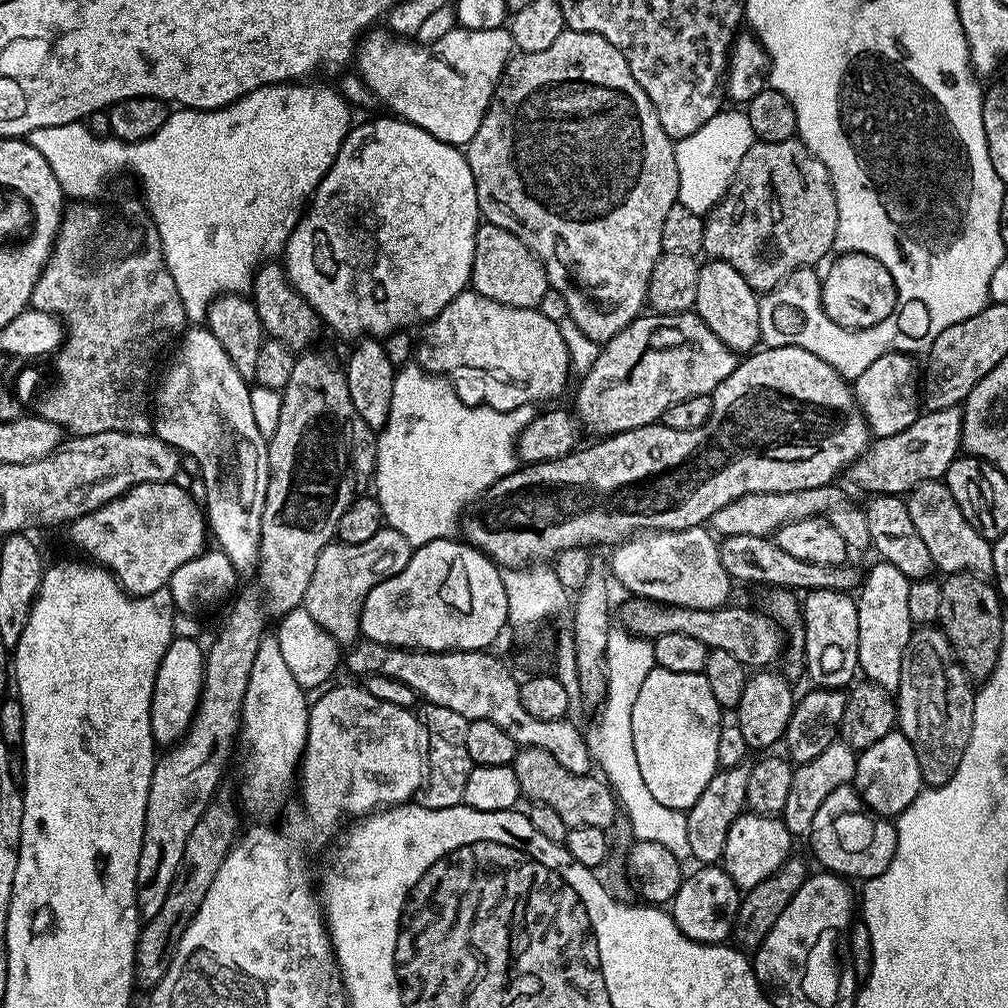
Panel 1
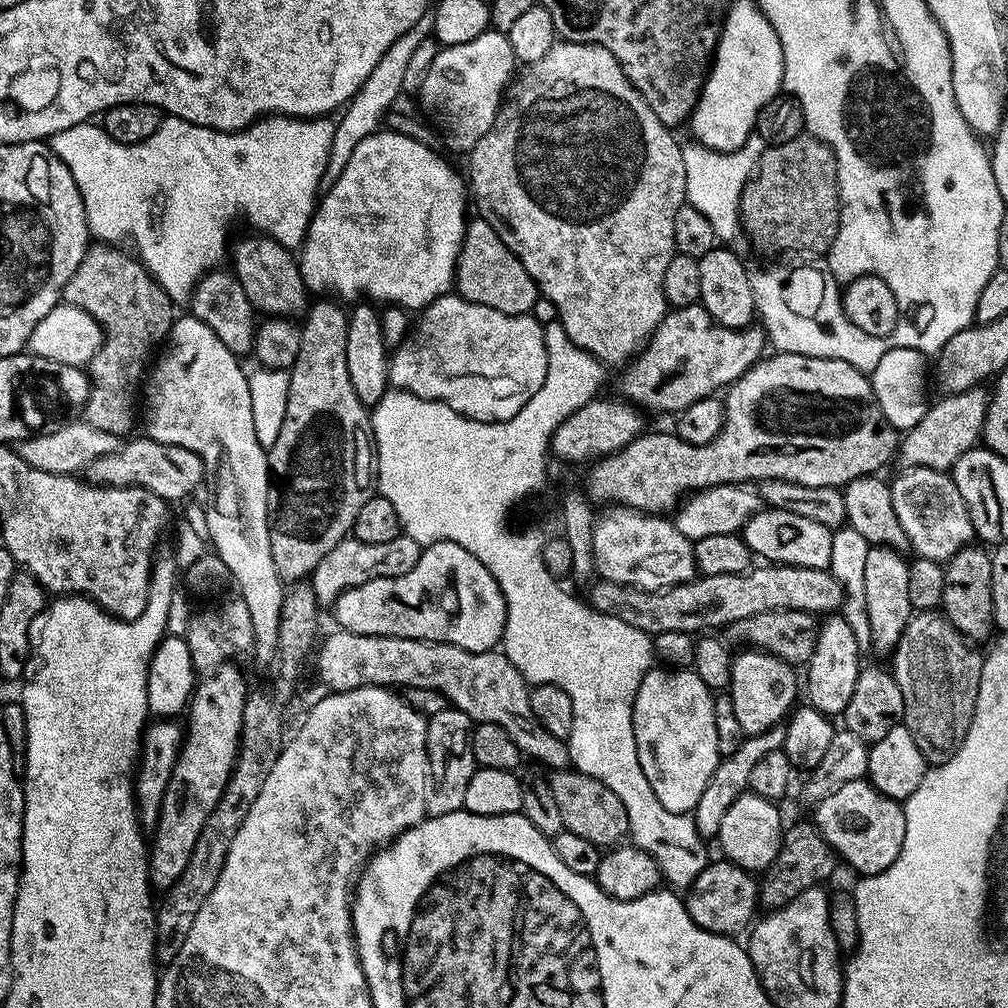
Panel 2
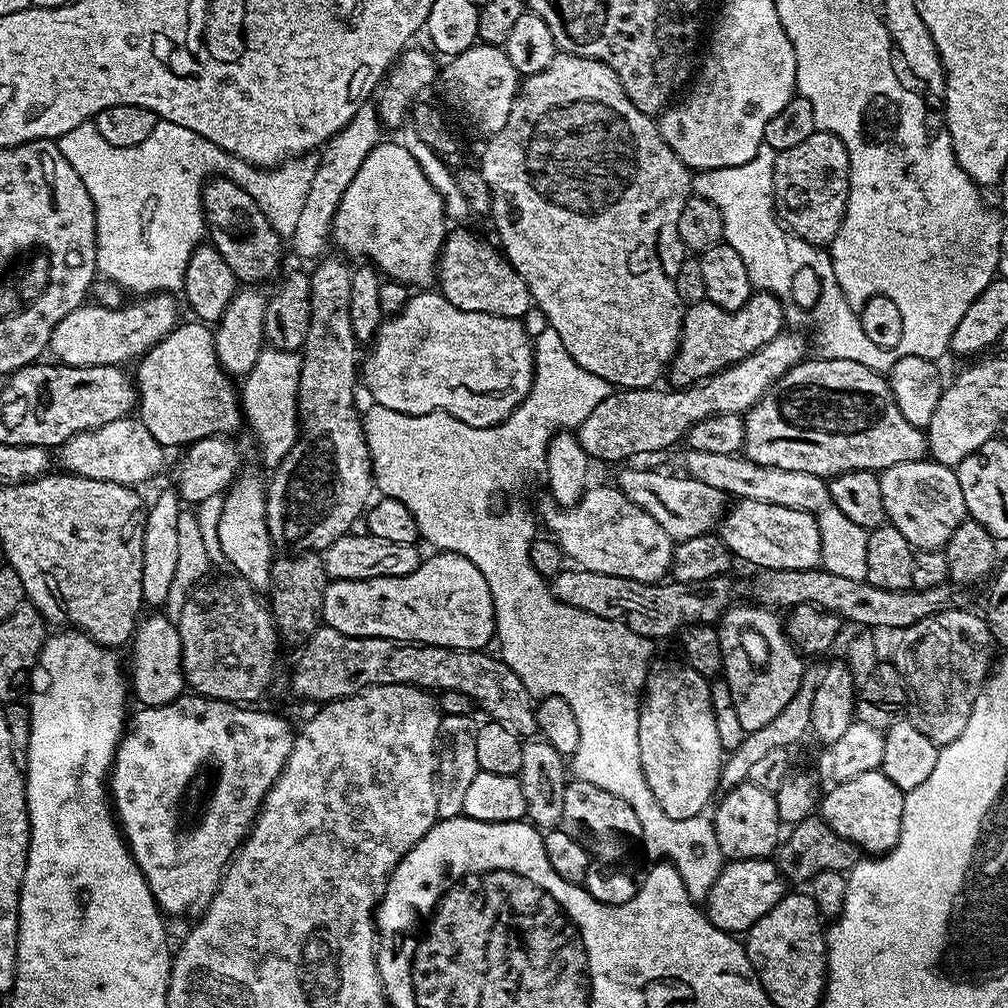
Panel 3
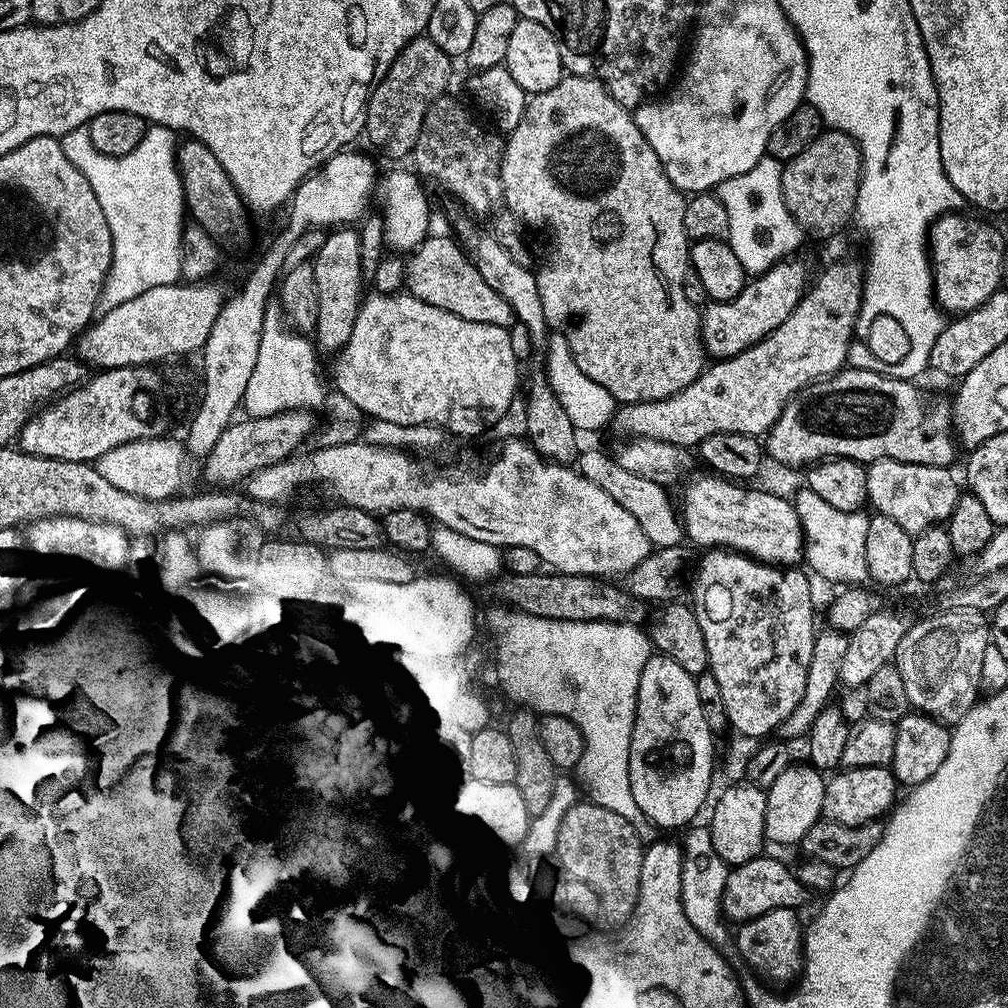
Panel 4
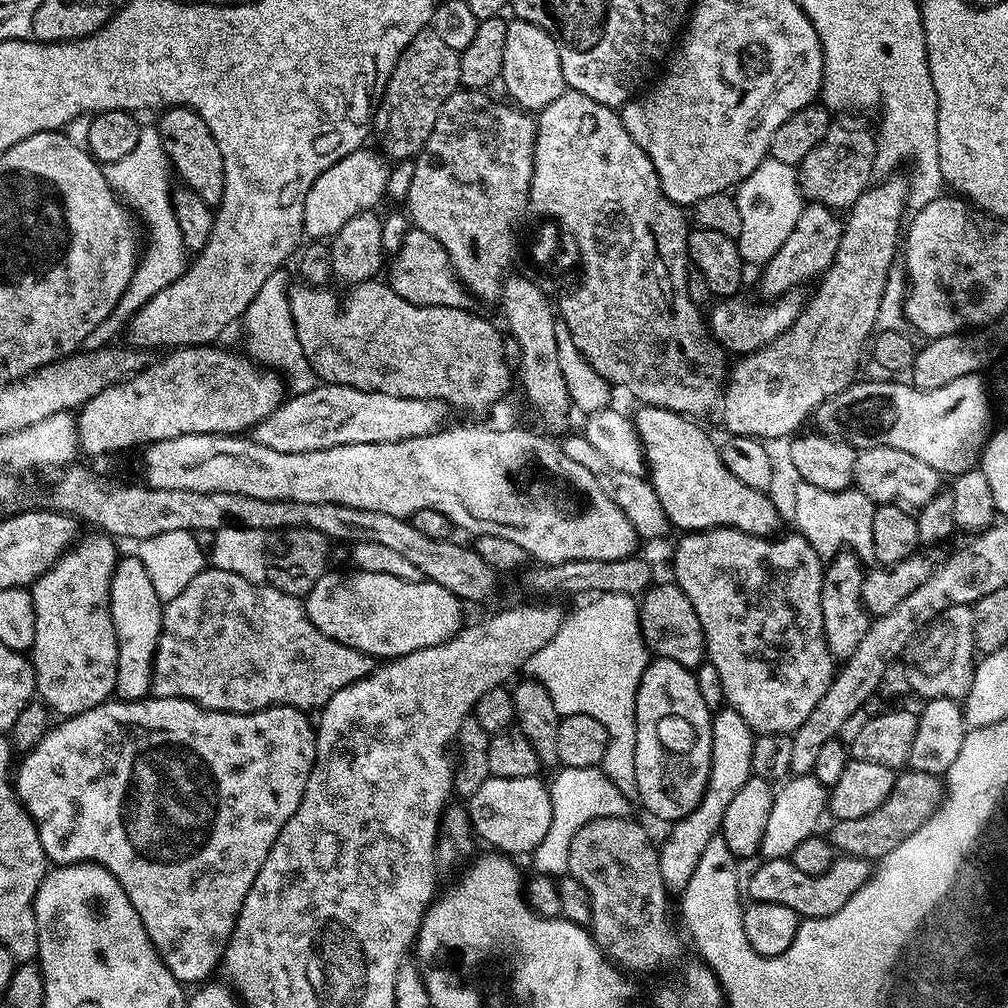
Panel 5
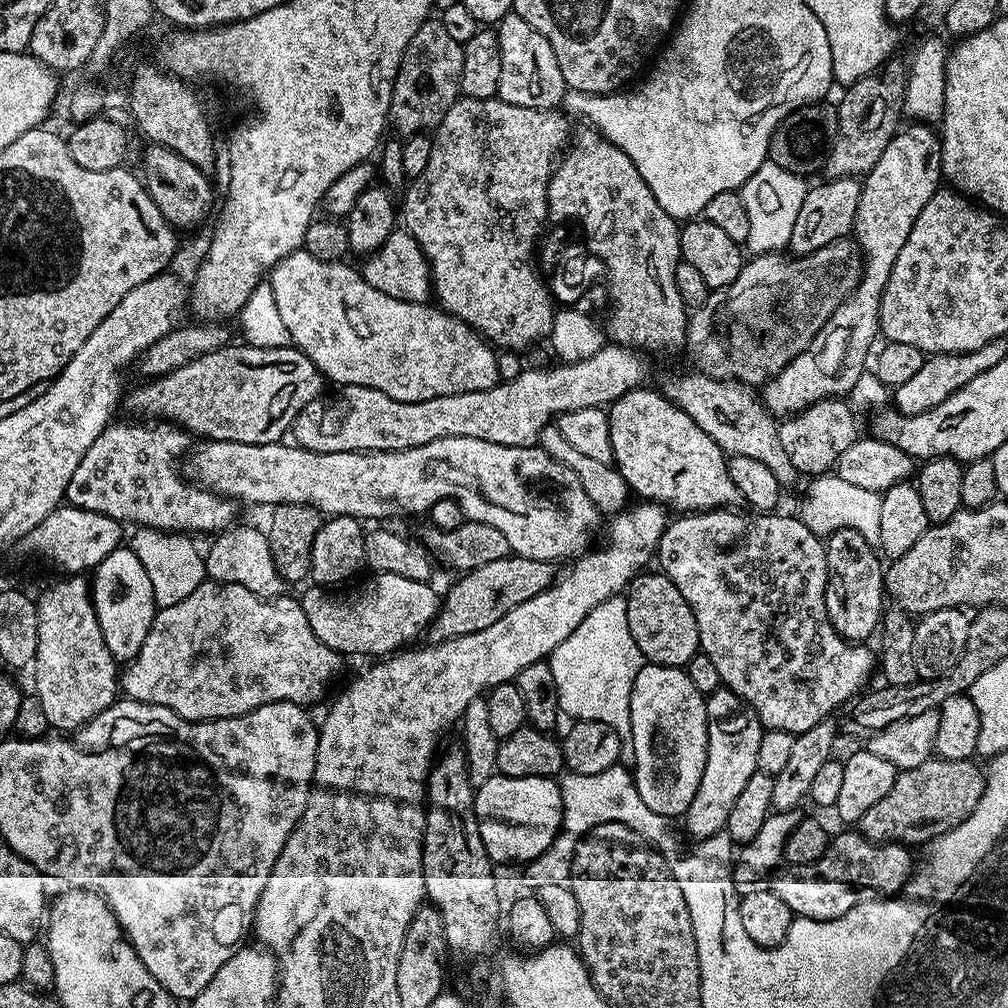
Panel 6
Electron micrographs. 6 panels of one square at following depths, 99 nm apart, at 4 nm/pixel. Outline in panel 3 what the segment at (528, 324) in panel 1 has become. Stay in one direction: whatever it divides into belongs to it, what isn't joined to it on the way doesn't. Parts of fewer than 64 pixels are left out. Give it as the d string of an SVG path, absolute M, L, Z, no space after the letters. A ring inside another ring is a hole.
M420 290L409 295L404 309L396 315L389 315L381 324L374 337L372 349L368 352L368 357L362 360L362 384L368 387L368 392L373 397L375 403L386 406L390 410L398 410L402 414L430 414L431 412L445 412L462 422L466 426L475 428L493 428L494 425L503 422L516 407L518 407L532 388L534 379L534 340L526 334L523 323L520 320L511 320L501 316L491 316L481 312L471 312L470 310L458 310L445 296L441 296L436 290Z

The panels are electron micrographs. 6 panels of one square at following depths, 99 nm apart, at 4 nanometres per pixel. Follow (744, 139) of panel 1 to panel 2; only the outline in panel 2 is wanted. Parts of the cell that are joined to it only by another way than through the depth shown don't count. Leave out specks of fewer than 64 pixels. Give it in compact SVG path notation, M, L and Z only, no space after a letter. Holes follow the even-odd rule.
M755 134L748 137L742 147L733 152L716 152L713 148L699 142L683 145L684 161L686 162L686 200L706 214L710 226L714 226L717 241L732 242L736 235L741 235L740 196L744 185L748 183L756 170L756 163L766 147L764 139Z

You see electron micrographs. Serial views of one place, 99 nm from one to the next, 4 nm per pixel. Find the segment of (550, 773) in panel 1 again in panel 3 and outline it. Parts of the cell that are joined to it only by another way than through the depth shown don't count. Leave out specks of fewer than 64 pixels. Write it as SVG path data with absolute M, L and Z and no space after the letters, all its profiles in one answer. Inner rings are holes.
M575 778L569 779L565 786L559 827L600 862L626 859L635 848L637 851L642 834L638 814L634 814L630 802L618 798L618 794L610 794L610 790L602 790L602 786L594 786L591 782Z

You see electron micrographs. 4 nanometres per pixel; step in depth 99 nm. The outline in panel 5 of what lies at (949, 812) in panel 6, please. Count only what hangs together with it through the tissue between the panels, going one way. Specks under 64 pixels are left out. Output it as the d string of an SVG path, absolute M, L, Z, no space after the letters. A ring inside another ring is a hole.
M901 771L892 793L886 798L886 802L882 802L882 806L870 810L870 814L862 814L862 818L836 820L833 828L827 829L826 835L837 853L879 862L889 856L899 844L906 842L906 838L910 838L910 834L918 830L918 826L922 826L939 810L945 795L946 788L941 777L925 772Z

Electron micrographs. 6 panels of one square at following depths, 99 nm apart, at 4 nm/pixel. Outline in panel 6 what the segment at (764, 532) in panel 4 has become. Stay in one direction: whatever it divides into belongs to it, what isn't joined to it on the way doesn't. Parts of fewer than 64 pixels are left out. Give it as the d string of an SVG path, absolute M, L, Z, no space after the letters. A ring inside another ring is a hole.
M648 386L634 388L614 401L607 414L614 467L620 471L629 489L640 495L637 497L641 501L655 502L668 510L673 508L676 514L714 512L717 508L731 509L741 503L738 486L730 482L726 453L702 426L698 426L698 422L694 422L694 418L690 418L690 414L686 414L686 410L670 402L663 391L651 392Z

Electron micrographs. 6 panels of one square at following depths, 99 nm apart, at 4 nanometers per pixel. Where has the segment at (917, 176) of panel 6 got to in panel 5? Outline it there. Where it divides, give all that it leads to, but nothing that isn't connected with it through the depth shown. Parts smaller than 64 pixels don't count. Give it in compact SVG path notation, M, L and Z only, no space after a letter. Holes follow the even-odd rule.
M892 174L881 180L884 180L881 184L876 182L869 186L858 202L847 209L843 217L844 229L842 242L838 242L838 254L834 254L834 262L819 277L815 285L816 293L807 297L799 318L792 323L790 330L776 336L765 348L741 355L737 359L740 361L731 365L722 393L724 424L731 435L754 436L763 441L791 437L805 427L804 419L807 416L809 419L818 405L857 379L856 367L862 364L863 350L877 327L876 319L882 316L880 303L888 273L894 268L892 258L895 254L897 257L902 242L902 225L906 220L904 207L907 209L910 204L910 184L907 179L899 180L896 174Z

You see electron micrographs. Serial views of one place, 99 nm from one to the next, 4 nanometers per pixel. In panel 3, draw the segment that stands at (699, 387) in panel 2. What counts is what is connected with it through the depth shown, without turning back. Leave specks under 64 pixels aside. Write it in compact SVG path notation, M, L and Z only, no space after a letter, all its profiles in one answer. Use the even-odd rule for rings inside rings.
M753 291L751 298L733 312L722 310L722 306L714 306L714 302L705 298L685 311L680 344L676 347L676 357L672 359L666 373L667 379L672 379L673 389L689 388L692 384L698 384L716 372L721 372L729 364L742 362L770 343L785 328L784 306L771 292Z

